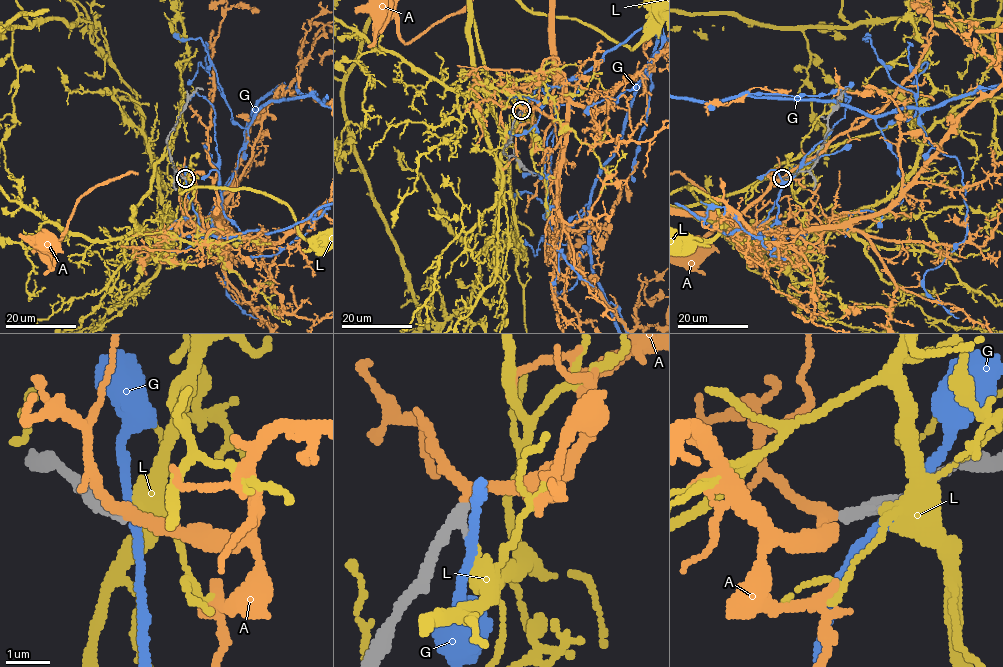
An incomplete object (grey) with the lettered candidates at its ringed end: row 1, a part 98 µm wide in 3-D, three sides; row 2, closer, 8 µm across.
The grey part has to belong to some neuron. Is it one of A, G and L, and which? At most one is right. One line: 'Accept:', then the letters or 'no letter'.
Accept: A

